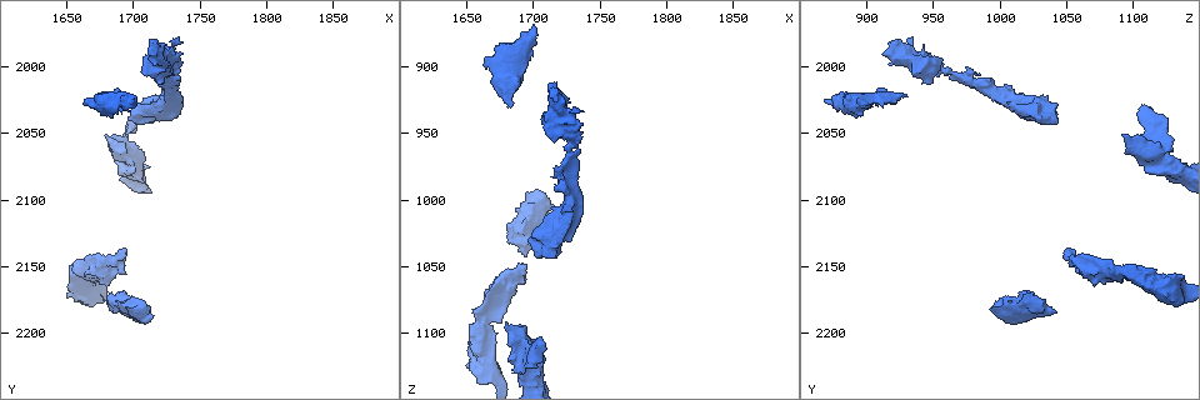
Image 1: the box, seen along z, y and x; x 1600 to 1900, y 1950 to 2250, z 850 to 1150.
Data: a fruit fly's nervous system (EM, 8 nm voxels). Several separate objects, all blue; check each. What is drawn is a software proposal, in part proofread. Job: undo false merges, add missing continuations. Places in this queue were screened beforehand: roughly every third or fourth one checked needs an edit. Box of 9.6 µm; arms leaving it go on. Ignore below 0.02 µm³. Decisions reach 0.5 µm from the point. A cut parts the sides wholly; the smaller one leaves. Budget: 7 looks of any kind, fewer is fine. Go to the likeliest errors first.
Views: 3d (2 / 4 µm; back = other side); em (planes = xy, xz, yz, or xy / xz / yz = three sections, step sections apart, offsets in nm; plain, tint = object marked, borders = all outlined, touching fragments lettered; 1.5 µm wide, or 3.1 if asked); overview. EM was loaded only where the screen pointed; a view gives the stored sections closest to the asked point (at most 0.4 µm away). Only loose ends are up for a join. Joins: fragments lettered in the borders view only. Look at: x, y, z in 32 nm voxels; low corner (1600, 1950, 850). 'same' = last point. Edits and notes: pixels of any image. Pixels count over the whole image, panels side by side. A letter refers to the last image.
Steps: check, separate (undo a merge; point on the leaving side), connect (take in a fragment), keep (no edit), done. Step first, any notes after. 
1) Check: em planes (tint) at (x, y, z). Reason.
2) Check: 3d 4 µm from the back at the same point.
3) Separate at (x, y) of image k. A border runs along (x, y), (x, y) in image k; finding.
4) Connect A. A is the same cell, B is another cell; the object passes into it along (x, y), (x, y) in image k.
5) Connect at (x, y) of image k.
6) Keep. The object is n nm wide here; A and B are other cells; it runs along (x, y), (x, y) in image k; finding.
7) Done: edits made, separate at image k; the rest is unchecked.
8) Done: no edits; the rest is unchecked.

Check: 3d 2 µm at (1696, 2136, 1048). An open end.

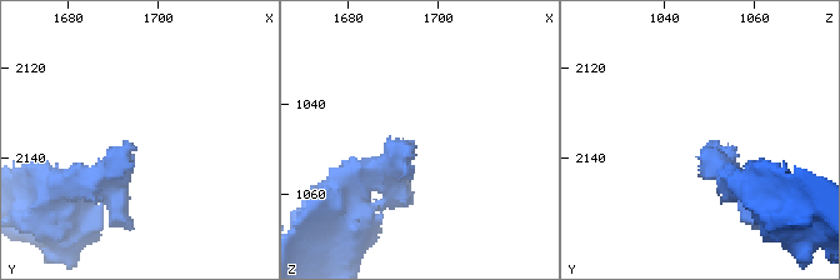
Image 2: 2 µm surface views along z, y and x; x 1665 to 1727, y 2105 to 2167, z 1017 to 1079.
Check: em planes (borders) at (1695, 2139, 1048). Shape alone is not enough.

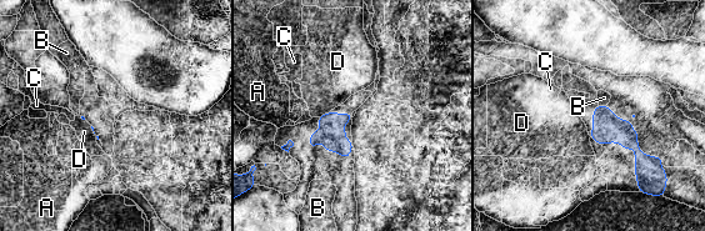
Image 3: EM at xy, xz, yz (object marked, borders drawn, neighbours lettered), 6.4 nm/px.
Keep. A, B, C and D are other cells; no lettered fragment goes on from it.

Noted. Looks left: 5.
Check: 3d 4 µm at (1714, 2000, 940). A fork.

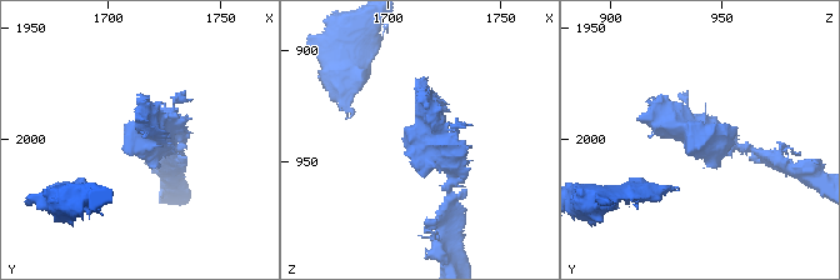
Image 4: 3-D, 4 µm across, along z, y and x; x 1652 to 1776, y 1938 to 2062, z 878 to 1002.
Check: em yz step 8 (tint) at (1715, 1999, 940). Now the EM.

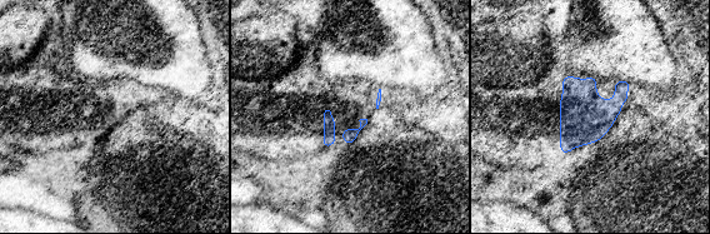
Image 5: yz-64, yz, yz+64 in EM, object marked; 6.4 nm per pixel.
Check: em yz step 8 (borders) at the same point. See the neighbours.

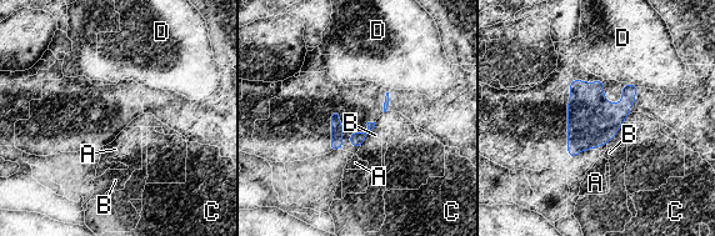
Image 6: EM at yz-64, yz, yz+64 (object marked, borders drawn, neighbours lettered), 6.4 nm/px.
Keep. The longest contact is with B, 160 nm; A, B, C and D are other cells; a border runs along (374, 126), (360, 145) in image 6; all the same cell.

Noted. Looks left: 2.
Check: em xz step 4 (tint) at (1728, 2026, 1002).

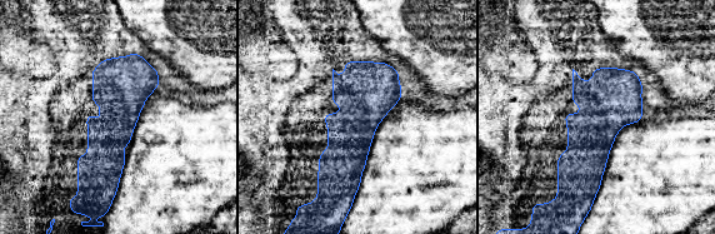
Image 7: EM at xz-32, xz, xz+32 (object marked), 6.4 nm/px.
Check: em planes (borders) at the same point.

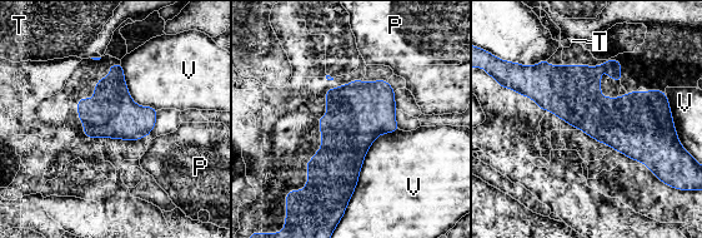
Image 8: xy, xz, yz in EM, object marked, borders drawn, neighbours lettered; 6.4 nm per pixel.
Keep. P, T and V are other cells; a border runs along (397, 128), (374, 140), (347, 202) in image 8; one cell here.

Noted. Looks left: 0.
Done: no edits; the rest is unchecked.

